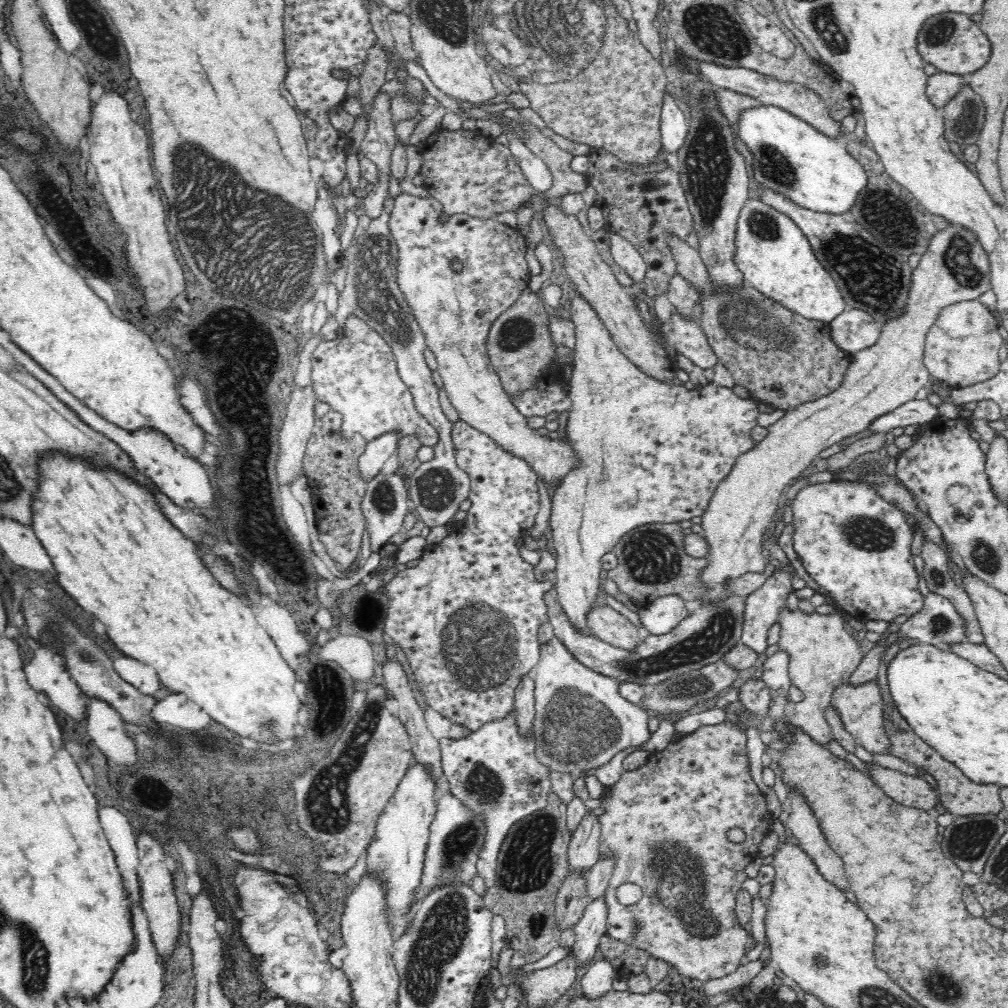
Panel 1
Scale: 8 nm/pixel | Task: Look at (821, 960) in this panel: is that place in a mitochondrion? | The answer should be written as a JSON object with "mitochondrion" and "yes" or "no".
{"mitochondrion":"yes"}

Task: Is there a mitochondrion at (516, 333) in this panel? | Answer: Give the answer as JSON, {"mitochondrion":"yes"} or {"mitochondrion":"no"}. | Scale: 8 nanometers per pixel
{"mitochondrion":"yes"}

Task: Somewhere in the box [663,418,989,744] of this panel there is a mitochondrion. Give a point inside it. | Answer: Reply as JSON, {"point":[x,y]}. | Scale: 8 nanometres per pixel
{"point":[865,533]}

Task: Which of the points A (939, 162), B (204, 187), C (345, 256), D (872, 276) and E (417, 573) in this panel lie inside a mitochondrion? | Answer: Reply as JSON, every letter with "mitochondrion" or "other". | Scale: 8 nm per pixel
{"A":"other","B":"mitochondrion","C":"mitochondrion","D":"mitochondrion","E":"other"}

